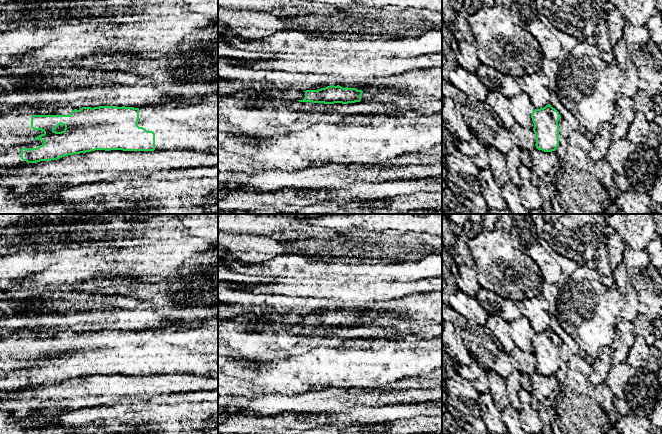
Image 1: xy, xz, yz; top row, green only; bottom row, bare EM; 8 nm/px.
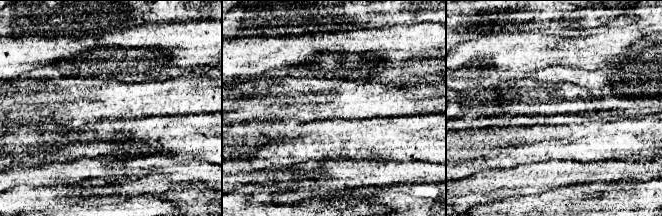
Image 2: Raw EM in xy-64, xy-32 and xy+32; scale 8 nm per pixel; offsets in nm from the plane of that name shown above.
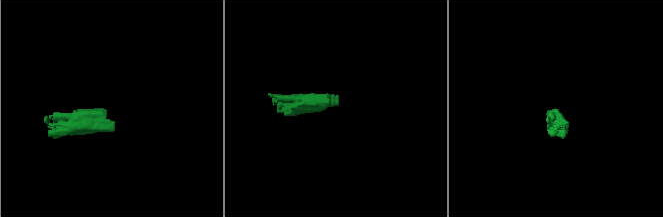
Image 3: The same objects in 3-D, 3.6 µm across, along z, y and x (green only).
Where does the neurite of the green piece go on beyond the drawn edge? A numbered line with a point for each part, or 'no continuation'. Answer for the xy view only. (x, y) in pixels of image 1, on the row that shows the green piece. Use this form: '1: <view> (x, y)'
1: xy (176, 128)
2: xy (16, 133)

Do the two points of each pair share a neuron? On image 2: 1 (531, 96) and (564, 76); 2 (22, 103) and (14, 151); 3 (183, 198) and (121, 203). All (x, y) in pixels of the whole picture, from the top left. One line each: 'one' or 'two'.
1: two
2: two
3: two

